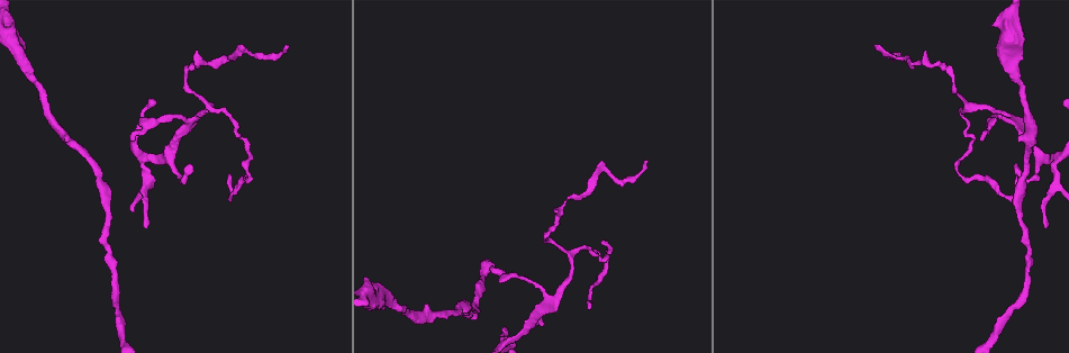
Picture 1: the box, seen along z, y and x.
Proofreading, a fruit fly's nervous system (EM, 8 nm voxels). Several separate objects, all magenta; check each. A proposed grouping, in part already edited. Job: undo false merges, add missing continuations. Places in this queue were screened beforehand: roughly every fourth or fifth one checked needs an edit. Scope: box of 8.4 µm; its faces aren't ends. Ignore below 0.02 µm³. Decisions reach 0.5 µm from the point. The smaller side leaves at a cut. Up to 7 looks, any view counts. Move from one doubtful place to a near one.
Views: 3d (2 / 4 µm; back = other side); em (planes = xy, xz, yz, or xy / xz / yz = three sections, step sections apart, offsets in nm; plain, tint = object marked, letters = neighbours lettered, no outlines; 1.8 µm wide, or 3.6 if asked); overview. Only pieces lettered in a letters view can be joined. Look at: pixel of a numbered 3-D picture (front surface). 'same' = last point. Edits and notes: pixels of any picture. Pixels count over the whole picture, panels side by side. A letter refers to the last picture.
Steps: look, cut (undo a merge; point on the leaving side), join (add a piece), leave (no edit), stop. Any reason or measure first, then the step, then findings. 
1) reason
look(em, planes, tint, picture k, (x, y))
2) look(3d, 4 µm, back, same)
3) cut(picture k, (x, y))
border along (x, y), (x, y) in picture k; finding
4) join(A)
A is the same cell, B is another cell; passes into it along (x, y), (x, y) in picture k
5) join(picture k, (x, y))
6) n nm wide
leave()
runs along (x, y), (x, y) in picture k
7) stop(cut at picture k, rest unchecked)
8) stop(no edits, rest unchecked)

free end
look(em, xz, step 4, tint, picture 1, (646, 160))

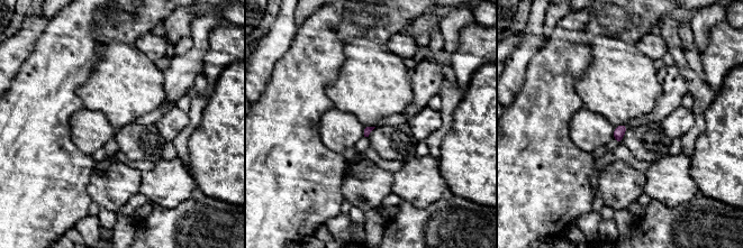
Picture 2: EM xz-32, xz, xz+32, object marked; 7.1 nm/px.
another direction
look(em, yz, step 16, letters, same)

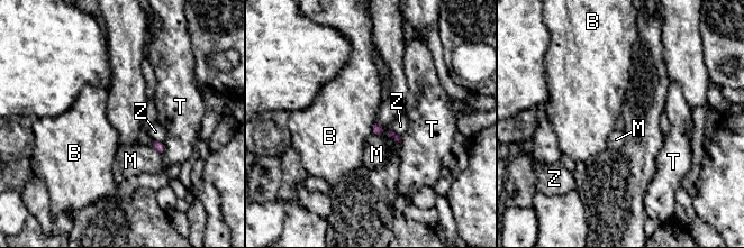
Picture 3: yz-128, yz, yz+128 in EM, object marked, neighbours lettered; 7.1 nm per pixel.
leave()
B, M, T and Z are other cells; border along (375, 120), (371, 131) in picture 3; none of them fits

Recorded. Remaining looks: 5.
abrupt turn
look(3d, 2 µm, picture 1, (572, 259))

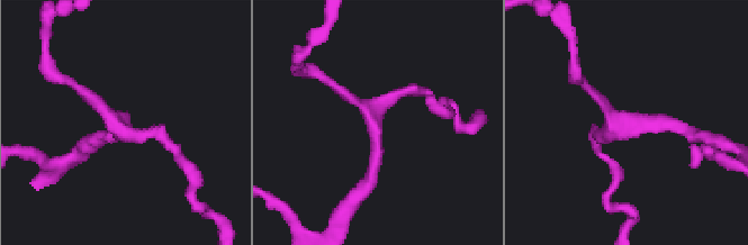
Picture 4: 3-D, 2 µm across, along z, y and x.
3 arms
look(em, xz, step 8, tint, picture 4, (123, 124))

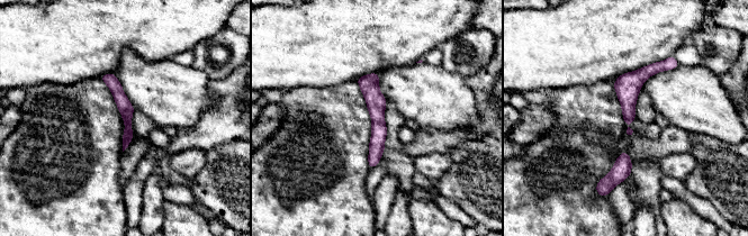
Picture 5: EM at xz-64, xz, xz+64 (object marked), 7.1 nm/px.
look(em, yz, step 4, letters, same)

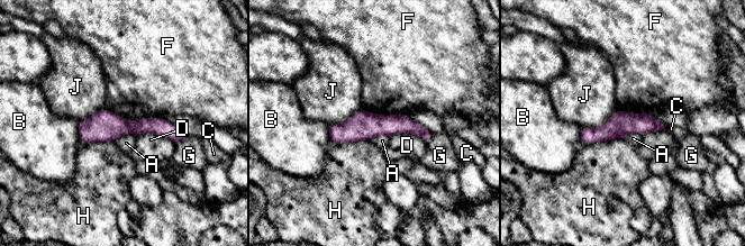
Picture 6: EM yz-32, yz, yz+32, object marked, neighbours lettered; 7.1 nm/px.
180 nm wide
leave()
A, B, C, D, F, G, H and J are other cells; border along (105, 108), (127, 120), (163, 118) in picture 6; one neuron here

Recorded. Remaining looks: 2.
three-way junction
look(em, planes, tint, picture 1, (512, 340))

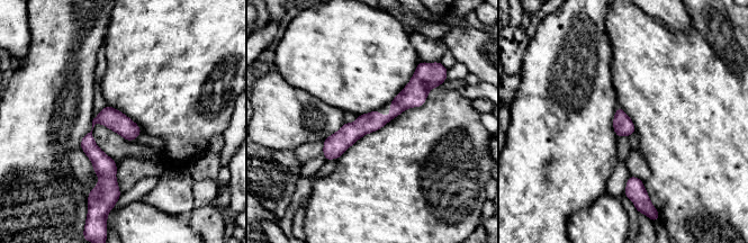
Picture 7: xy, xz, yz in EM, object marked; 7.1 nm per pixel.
what lies round it
look(em, planes, letters, same)

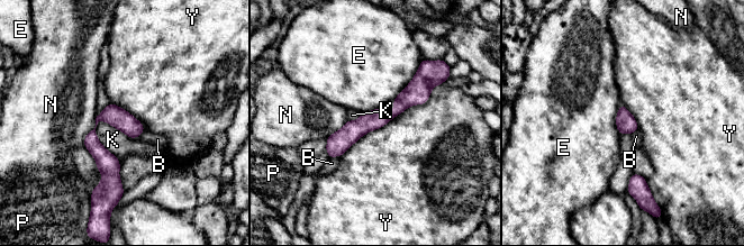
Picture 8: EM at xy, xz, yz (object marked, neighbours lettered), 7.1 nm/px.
leave()
B, E, K, N, P and Y are other cells; border along (442, 82), (341, 155) in picture 8; one neuron here

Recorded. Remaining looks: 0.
stop(no edits, rest unchecked)

